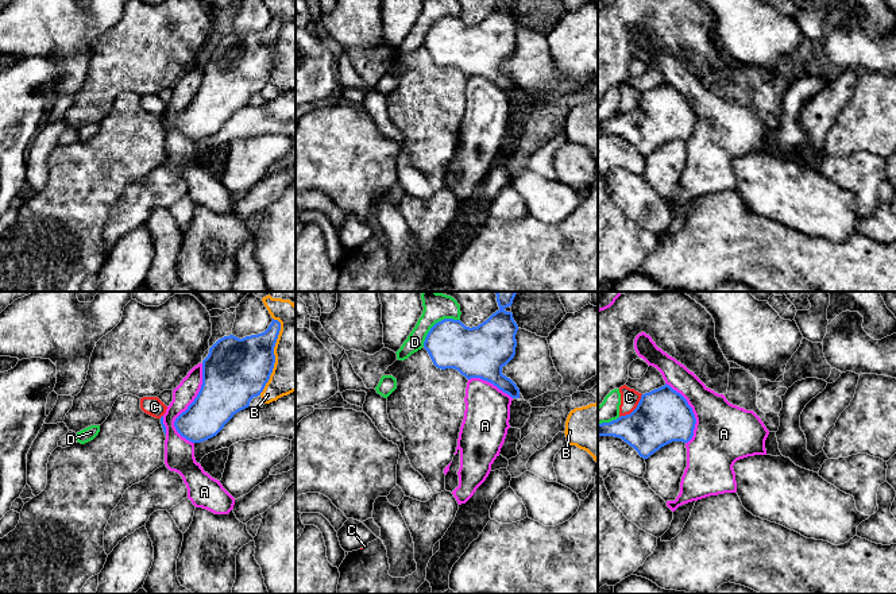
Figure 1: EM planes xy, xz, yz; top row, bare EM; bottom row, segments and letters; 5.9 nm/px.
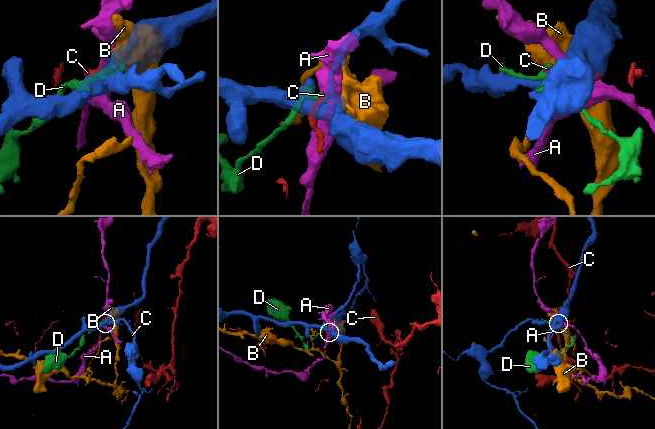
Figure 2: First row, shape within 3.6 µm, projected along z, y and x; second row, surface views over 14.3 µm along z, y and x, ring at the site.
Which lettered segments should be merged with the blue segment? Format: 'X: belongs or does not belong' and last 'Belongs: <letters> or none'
A: does not belong
B: does not belong
C: does not belong
D: does not belong
Belongs: none

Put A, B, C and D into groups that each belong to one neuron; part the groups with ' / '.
A / B / C / D

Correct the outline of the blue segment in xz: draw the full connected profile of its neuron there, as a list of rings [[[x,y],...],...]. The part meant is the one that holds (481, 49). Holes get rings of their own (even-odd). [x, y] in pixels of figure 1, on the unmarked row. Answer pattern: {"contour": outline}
{"contour": [[[498,0],[499,7],[478,24],[466,24],[460,18],[444,16],[428,30],[424,46],[437,66],[455,66],[467,77],[480,76],[511,96],[520,96],[517,82],[502,72],[515,53],[518,23],[511,9],[513,0]]]}

